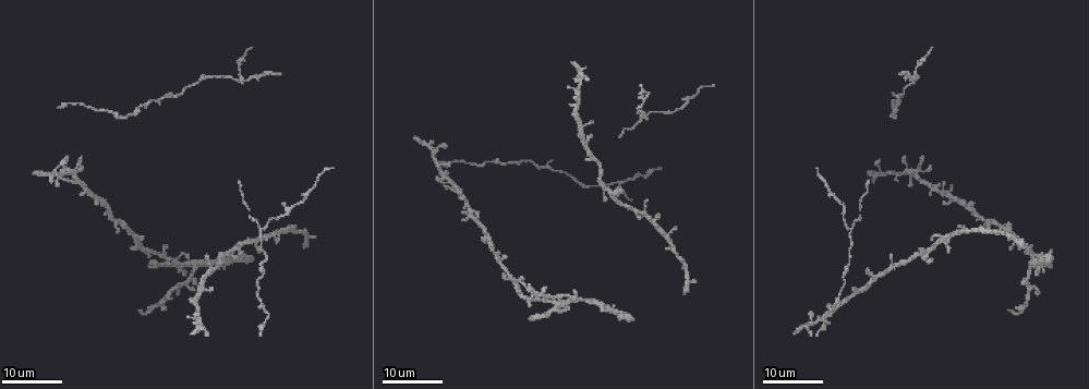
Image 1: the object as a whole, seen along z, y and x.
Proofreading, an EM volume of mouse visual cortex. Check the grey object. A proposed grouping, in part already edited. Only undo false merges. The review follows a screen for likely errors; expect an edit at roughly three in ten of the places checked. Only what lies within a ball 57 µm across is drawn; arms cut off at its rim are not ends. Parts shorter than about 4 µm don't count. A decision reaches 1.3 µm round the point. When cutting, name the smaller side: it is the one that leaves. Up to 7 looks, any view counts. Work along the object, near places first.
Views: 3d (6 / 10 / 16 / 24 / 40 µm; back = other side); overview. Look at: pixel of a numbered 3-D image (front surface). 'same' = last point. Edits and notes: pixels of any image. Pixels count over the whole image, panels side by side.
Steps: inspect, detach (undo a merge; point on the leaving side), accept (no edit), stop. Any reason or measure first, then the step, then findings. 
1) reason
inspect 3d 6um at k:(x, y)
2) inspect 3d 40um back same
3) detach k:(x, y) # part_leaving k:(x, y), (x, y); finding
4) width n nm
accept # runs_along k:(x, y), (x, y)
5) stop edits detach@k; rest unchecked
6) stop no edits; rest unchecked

a narrow waist
inspect 3d 24um at 1:(834, 304)

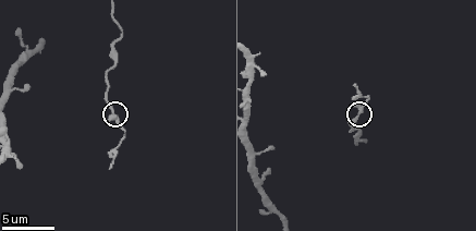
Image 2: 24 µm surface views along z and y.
inspect 3d 10um at 2:(358, 118)

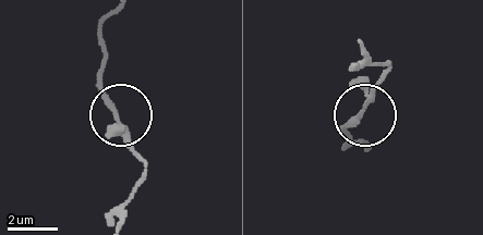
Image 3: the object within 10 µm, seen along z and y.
accept # one cell here

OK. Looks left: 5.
arms part here
inspect 3d 10um at 2:(253, 154)

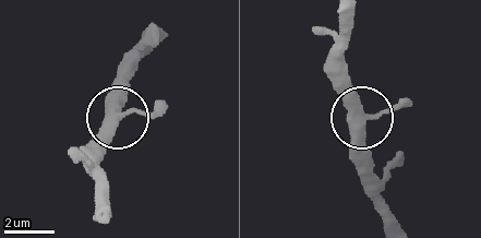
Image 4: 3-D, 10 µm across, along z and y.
accept # one cell here

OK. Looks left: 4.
three arms meet
inspect 3d 16um at 1:(261, 228)

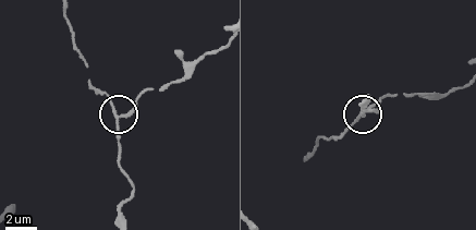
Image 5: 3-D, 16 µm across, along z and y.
zoom in
inspect 3d 6um at 5:(114, 116)

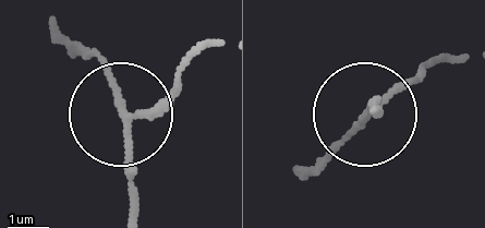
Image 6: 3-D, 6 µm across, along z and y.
from behind
inspect 3d 6um back at 6:(125, 113)

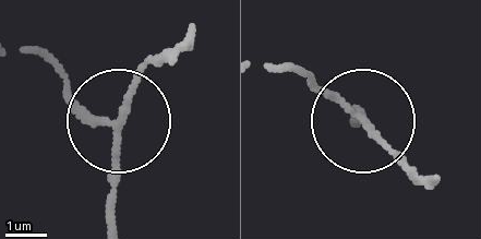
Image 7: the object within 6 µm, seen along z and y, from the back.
side_arm 12 um
detach 7:(67, 96) # part_leaving 7:(118, 130), (59, 68), (17, 47); a second cell is stuck on

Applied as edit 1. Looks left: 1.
stop edits detach@7; rest unchecked

